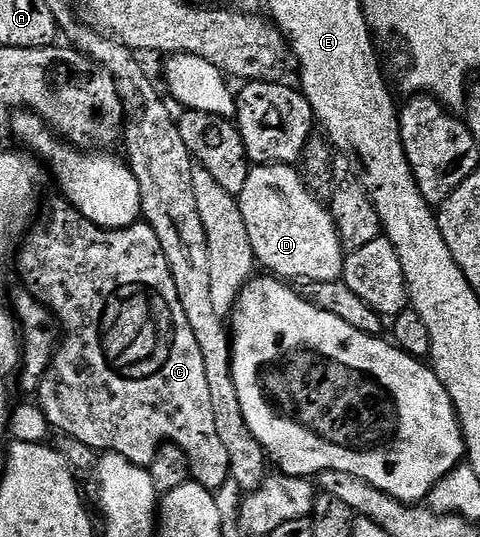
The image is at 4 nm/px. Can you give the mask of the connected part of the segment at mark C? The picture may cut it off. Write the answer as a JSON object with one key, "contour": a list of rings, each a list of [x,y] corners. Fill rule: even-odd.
{"contour":[[[60,200],[55,202],[47,210],[47,219],[44,222],[36,221],[33,229],[22,239],[23,247],[18,247],[17,258],[19,254],[19,278],[22,285],[32,294],[42,306],[48,306],[52,314],[59,319],[61,327],[62,341],[58,343],[55,351],[55,357],[52,358],[49,368],[45,372],[45,376],[39,382],[39,389],[37,391],[37,404],[43,410],[43,415],[47,418],[48,427],[54,428],[59,434],[68,434],[73,436],[73,440],[81,440],[81,444],[89,444],[89,448],[93,448],[96,452],[110,452],[112,454],[120,454],[125,456],[125,460],[129,460],[133,464],[142,466],[144,468],[150,467],[154,460],[155,451],[159,449],[164,443],[171,443],[181,448],[188,457],[188,464],[191,465],[191,478],[196,482],[200,482],[206,490],[216,492],[222,488],[222,485],[231,477],[231,465],[229,464],[229,452],[225,452],[225,443],[222,442],[220,434],[217,432],[217,423],[213,421],[213,399],[209,397],[209,380],[205,377],[205,360],[201,360],[201,347],[197,344],[197,339],[193,336],[193,328],[189,328],[189,320],[185,320],[185,312],[181,308],[181,296],[177,296],[177,284],[173,284],[173,272],[169,268],[169,260],[165,260],[165,248],[161,248],[161,240],[157,240],[157,232],[153,232],[153,228],[145,221],[134,222],[132,226],[126,226],[120,230],[103,230],[97,224],[93,224],[85,216],[81,216],[81,212],[75,209],[70,202]]]}

